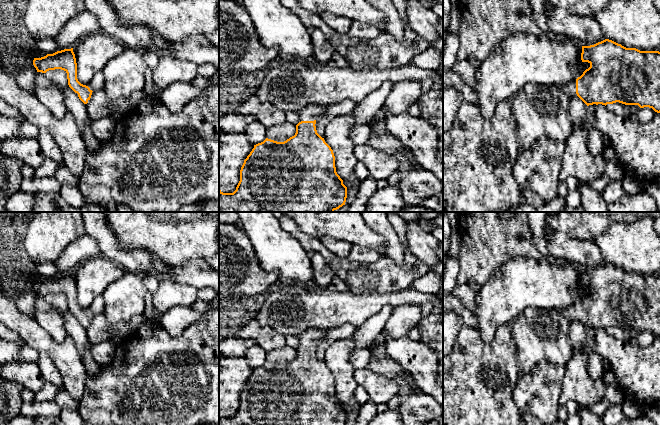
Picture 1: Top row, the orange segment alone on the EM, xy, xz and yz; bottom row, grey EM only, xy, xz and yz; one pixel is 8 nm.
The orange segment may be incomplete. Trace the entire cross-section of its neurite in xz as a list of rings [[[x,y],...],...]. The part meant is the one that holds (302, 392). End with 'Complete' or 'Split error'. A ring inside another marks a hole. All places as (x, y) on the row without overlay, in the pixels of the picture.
[[[309,328],[299,338],[296,357],[284,366],[266,362],[254,369],[240,394],[240,405],[233,417],[219,414],[219,425],[346,425],[347,411],[336,396],[335,380],[331,371],[316,354],[316,343],[328,329]]]. Split error

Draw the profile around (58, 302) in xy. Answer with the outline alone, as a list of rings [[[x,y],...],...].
[[[61,293],[49,294],[45,297],[52,309],[58,312],[62,317],[69,310],[67,297]]]

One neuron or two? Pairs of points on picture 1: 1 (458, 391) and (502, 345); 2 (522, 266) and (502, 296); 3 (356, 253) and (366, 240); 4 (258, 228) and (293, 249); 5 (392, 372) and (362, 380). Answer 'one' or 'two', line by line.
1: one
2: one
3: two
4: one
5: two

